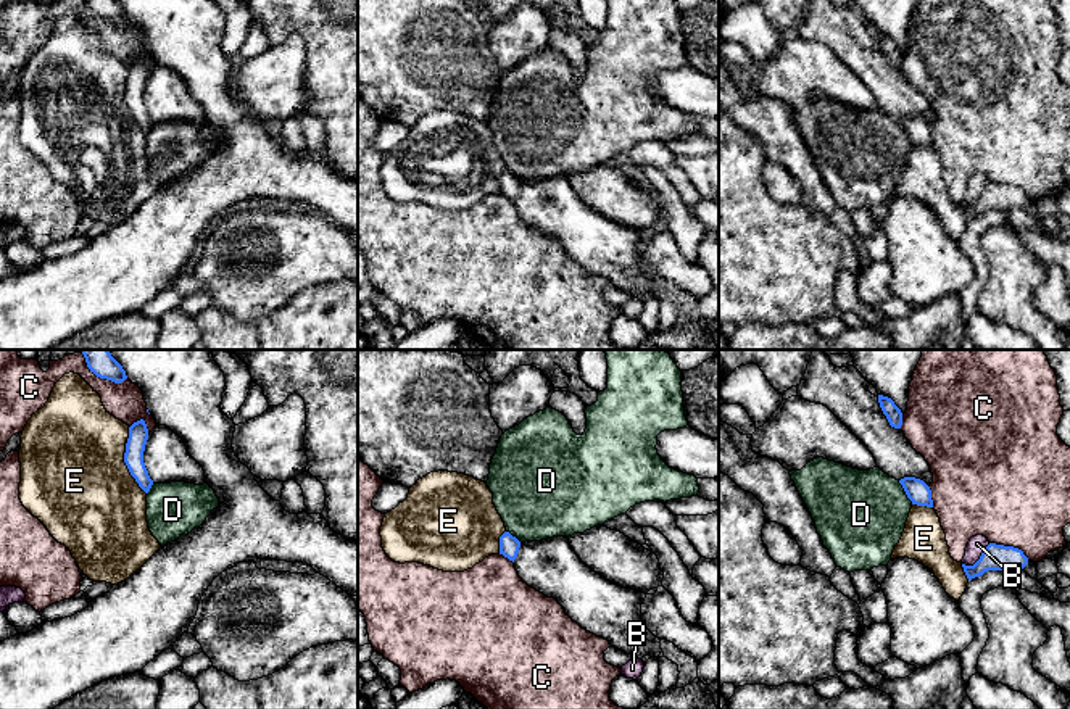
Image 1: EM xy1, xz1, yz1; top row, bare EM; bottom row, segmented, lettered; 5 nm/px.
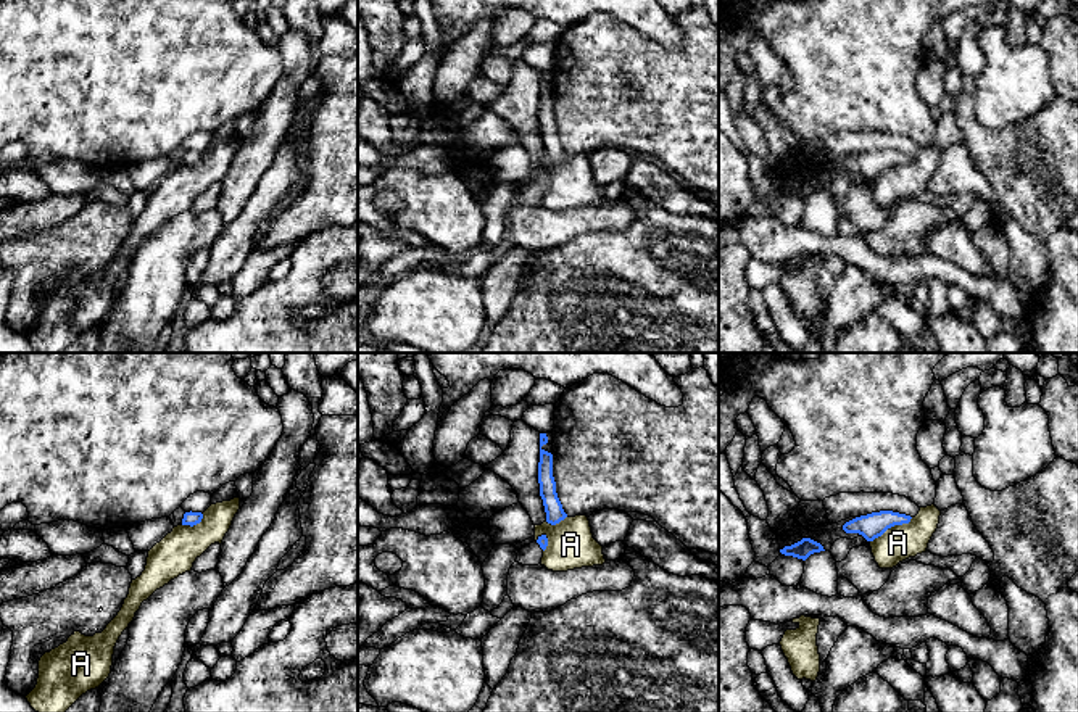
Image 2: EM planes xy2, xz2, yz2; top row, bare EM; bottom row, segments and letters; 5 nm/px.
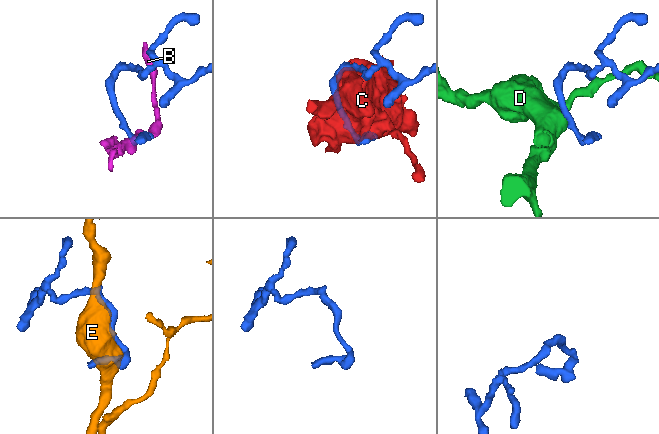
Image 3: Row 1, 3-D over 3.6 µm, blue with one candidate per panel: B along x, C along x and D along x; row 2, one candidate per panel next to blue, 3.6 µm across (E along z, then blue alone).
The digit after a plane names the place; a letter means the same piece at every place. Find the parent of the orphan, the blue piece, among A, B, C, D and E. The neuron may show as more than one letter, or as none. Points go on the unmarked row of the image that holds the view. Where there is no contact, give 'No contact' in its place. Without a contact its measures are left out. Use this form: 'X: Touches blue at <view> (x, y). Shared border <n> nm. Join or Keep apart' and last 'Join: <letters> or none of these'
A: Touches blue at yz2 (891, 165). Shared border 240 nm. Keep apart
B: Touches blue at yz1 (978, 199). Shared border 180 nm. Keep apart
C: Touches blue at xy1 (105, 16). Shared border 240 nm. Keep apart
D: Touches blue at yz1 (904, 129). Shared border 140 nm. Keep apart
E: Touches blue at xy1 (124, 100). Shared border 340 nm. Keep apart
Join: none of these

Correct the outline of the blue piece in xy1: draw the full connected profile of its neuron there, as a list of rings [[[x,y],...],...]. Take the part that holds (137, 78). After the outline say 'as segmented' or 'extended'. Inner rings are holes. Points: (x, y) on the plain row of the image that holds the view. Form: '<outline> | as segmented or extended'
[[[140,58],[129,66],[129,77],[124,92],[124,102],[131,114],[135,118],[135,121],[145,132],[148,132],[153,124],[153,119],[150,118],[143,102],[143,90],[147,79],[148,79],[148,68],[145,60]]] | as segmented

